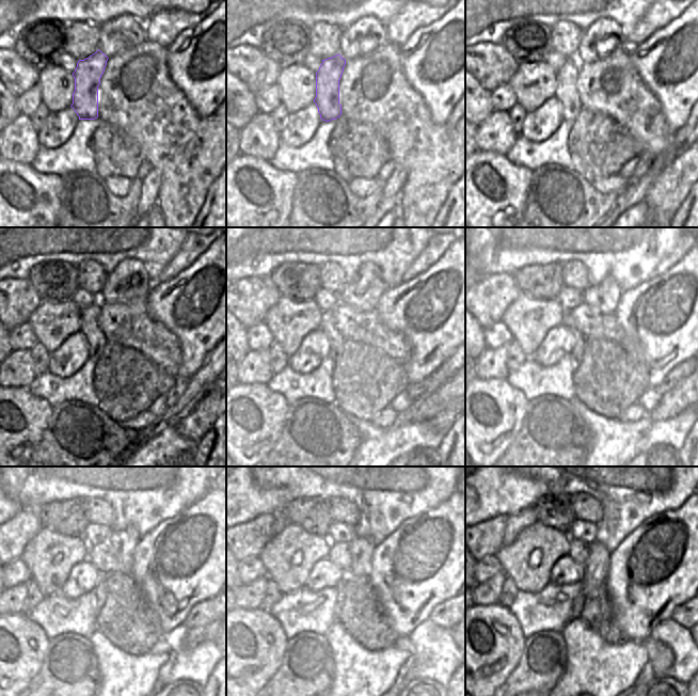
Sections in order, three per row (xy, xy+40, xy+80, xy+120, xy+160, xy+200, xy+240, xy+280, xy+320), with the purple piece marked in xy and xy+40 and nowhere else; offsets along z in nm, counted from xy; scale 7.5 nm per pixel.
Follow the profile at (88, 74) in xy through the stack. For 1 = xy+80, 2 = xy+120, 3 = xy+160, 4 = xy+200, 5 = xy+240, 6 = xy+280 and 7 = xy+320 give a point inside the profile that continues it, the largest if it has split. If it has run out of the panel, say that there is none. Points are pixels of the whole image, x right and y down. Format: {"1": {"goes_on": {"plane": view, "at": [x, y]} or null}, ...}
{"1": {"goes_on": {"plane": "xy+80", "at": [567, 93]}}, "2": {"goes_on": {"plane": "xy+120", "at": [90, 327]}}, "3": {"goes_on": {"plane": "xy+160", "at": [336, 341]}}, "4": {"goes_on": {"plane": "xy+200", "at": [576, 352]}}, "5": {"goes_on": {"plane": "xy+240", "at": [99, 589]}}, "6": {"goes_on": {"plane": "xy+280", "at": [339, 587]}}, "7": {"goes_on": {"plane": "xy+320", "at": [577, 603]}}}

